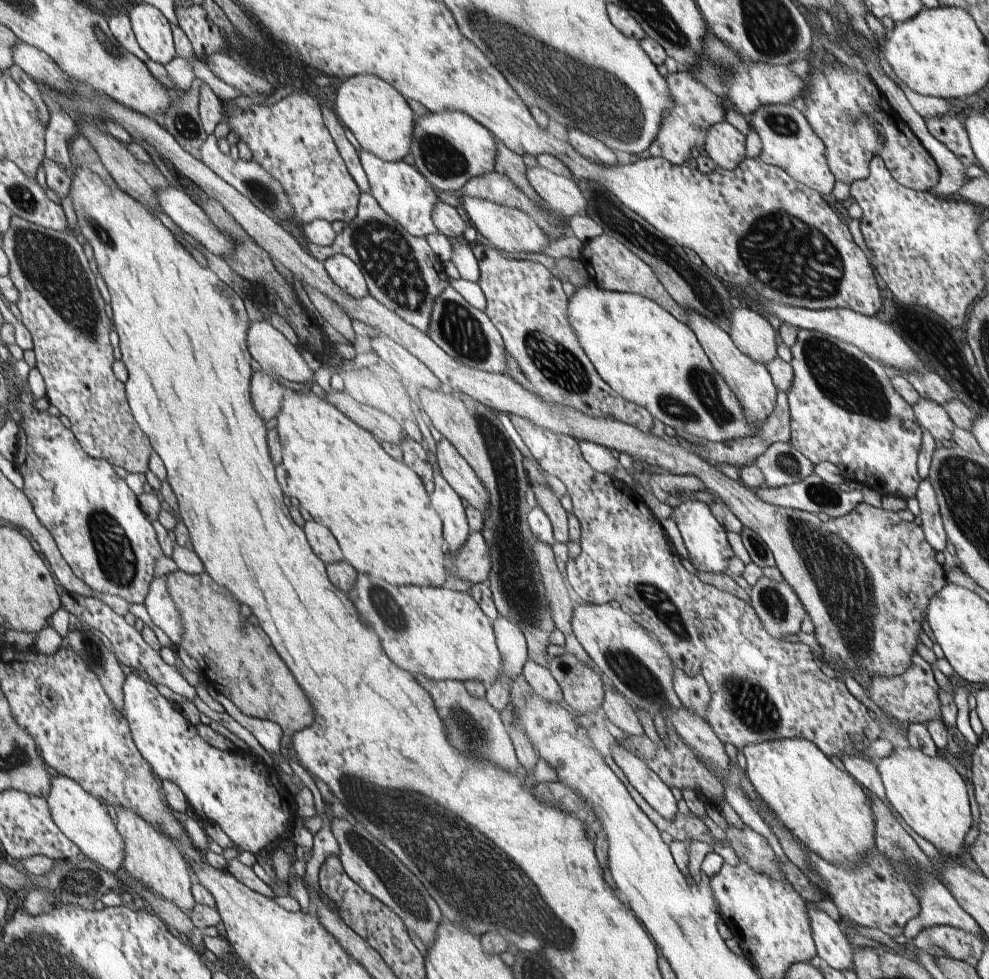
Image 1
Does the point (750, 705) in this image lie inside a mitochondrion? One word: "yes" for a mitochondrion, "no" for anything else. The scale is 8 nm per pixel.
yes

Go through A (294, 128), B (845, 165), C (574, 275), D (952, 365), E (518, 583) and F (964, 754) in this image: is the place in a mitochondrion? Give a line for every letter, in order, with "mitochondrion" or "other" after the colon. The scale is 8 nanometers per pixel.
A: other
B: other
C: other
D: mitochondrion
E: mitochondrion
F: other

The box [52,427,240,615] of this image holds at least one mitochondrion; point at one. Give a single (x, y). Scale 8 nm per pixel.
(113, 548)

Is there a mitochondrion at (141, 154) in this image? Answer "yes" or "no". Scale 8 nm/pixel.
no

